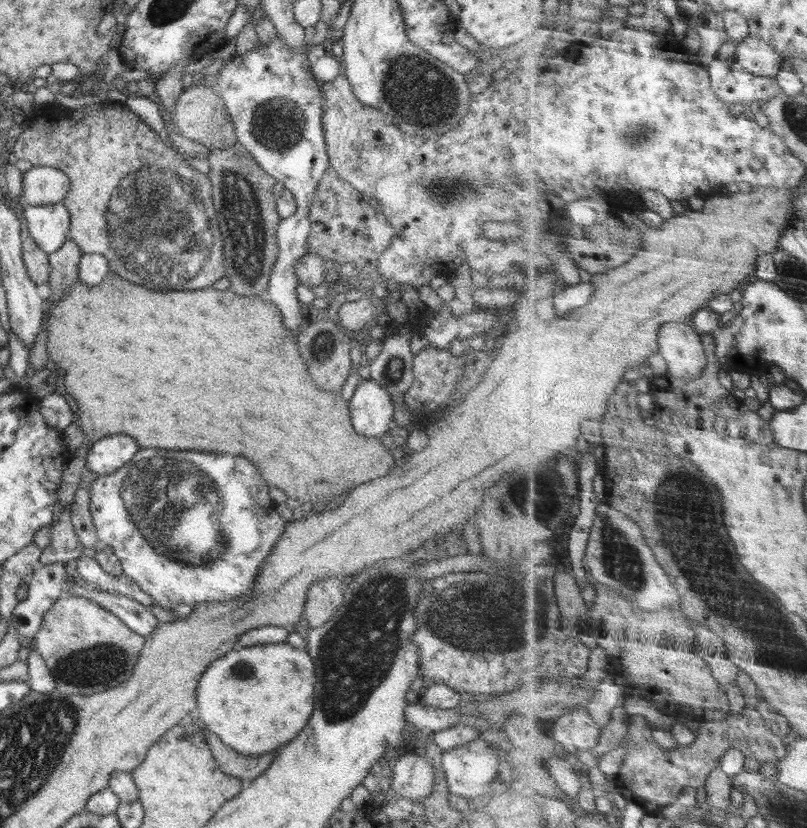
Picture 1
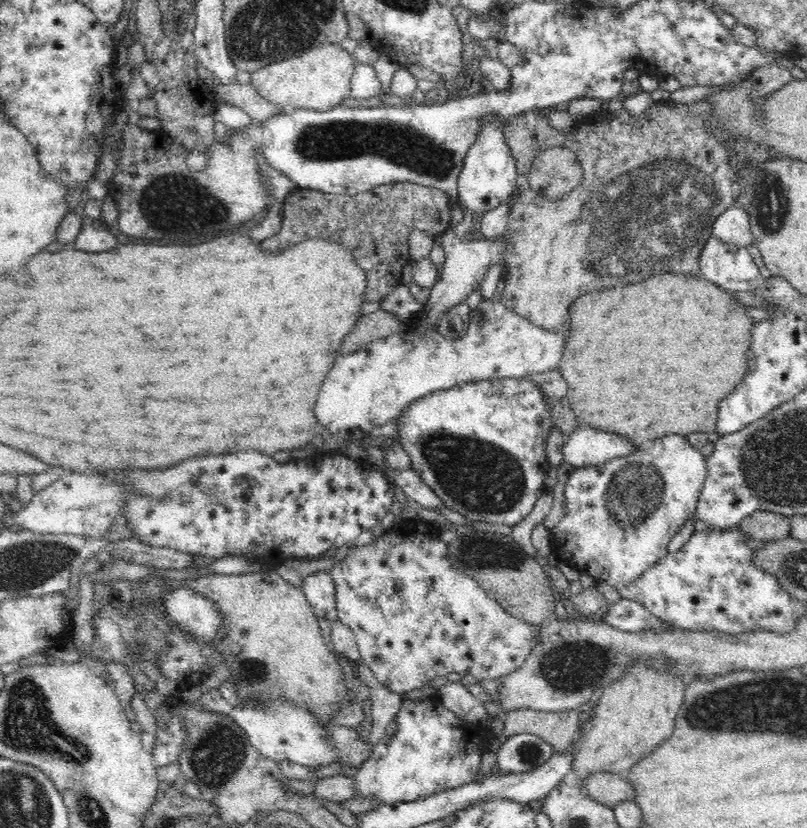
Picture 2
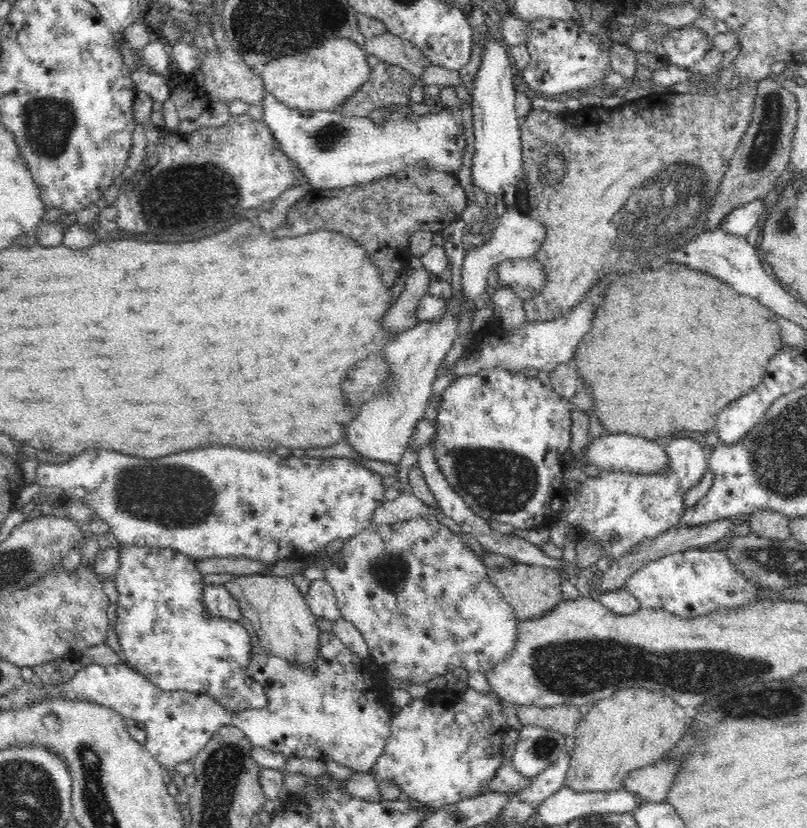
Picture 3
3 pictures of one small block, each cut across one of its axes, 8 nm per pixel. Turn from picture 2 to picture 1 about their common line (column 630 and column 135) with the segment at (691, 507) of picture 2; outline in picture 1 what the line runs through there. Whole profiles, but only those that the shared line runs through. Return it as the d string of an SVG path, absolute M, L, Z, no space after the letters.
M140 448L138 454L116 472L99 476L93 482L89 489L89 511L97 537L102 543L112 547L123 568L123 573L129 576L147 595L150 595L158 606L172 613L174 604L194 605L195 603L227 601L248 595L253 596L260 565L278 542L286 524L286 521L277 513L277 505L269 493L270 487L262 480L262 476L258 476L258 470L254 468L254 464L240 456L226 456L226 454L214 454L214 452L186 452L186 450L174 452L174 450L159 448Z

